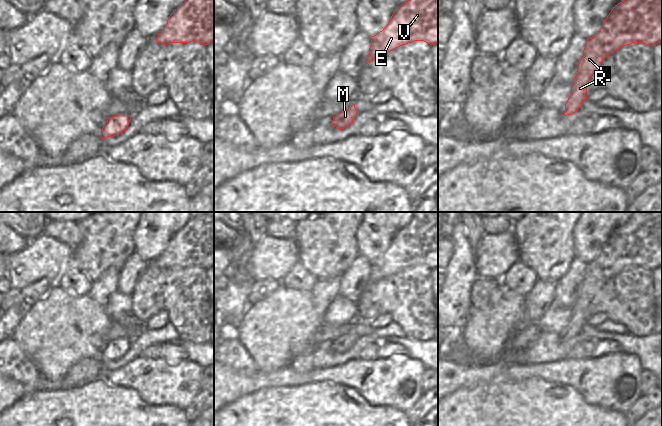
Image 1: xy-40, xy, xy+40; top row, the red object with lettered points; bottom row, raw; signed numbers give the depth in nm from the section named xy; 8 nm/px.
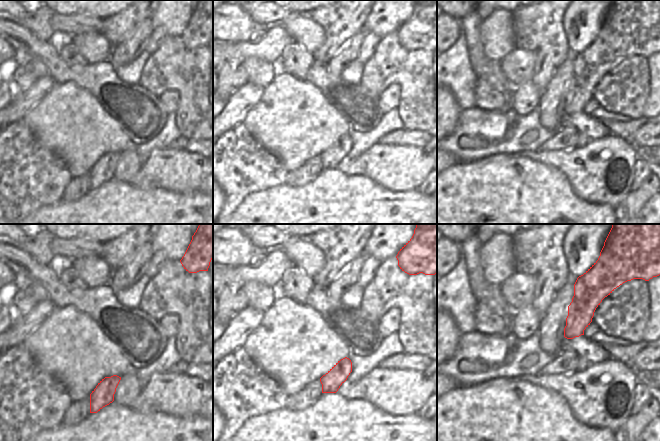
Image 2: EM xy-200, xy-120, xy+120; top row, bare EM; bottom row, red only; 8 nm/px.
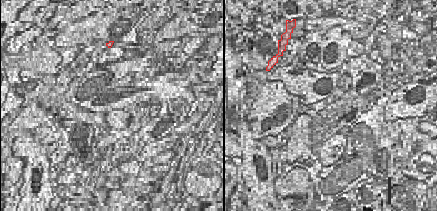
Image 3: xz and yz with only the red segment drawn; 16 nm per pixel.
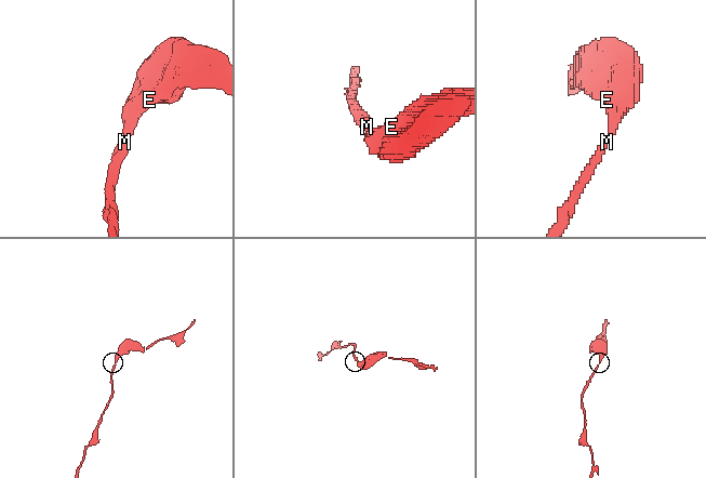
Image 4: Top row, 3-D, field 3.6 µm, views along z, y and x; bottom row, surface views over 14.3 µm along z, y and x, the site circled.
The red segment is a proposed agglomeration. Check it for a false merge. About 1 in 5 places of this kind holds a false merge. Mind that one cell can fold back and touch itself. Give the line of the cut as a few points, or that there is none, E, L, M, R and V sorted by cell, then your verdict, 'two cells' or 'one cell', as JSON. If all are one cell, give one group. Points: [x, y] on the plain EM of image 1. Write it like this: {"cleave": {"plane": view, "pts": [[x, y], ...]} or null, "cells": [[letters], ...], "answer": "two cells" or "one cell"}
{"cleave": null, "cells": [["E", "L", "M", "R", "V"]], "answer": "one cell"}

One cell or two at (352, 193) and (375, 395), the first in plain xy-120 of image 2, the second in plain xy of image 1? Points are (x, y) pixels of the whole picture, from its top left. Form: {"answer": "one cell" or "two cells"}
{"answer": "two cells"}

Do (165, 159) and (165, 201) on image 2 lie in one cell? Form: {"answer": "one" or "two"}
{"answer": "two"}

